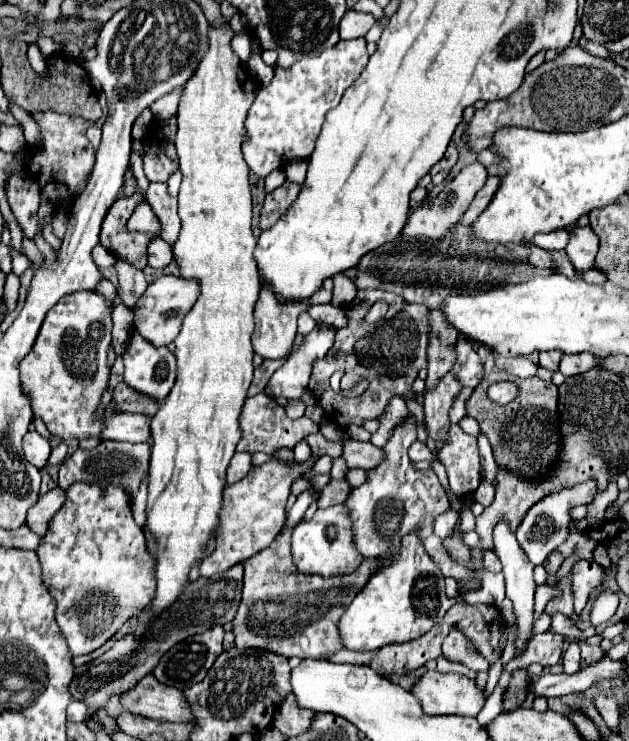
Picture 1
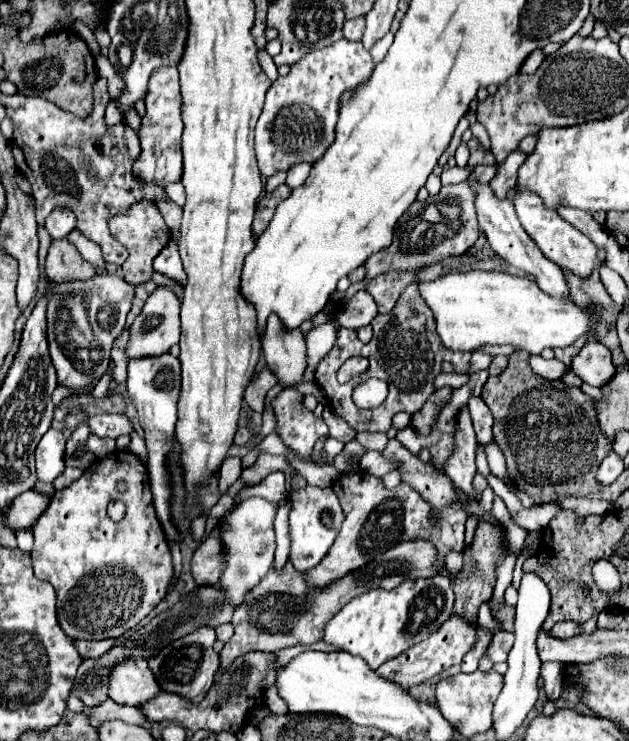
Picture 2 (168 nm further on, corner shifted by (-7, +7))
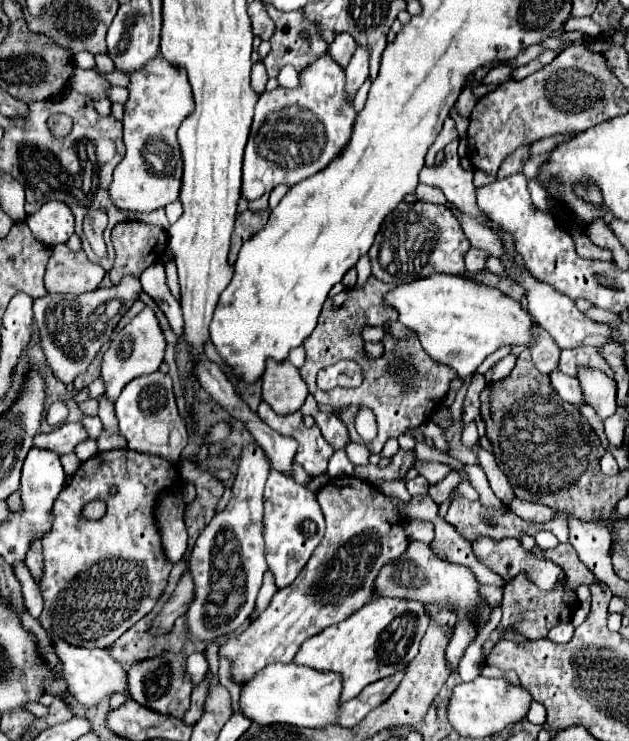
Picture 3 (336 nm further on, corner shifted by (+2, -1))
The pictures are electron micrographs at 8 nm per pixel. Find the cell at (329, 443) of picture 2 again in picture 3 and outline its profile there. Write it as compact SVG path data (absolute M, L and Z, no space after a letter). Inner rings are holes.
M338 450L328 464L328 476L340 478L340 476L354 476L354 464L348 460L344 450Z

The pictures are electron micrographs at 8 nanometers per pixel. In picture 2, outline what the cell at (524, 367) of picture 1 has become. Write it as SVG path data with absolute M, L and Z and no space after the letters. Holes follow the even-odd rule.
M531 356L529 366L531 366L531 370L533 370L535 374L543 376L545 380L559 380L561 374L567 370L559 360L555 360L555 358L547 360L547 358L543 358L543 356Z

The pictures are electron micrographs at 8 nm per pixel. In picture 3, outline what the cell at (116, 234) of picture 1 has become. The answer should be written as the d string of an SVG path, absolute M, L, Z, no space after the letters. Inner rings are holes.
M122 222L114 226L112 242L116 260L108 276L112 284L118 284L122 276L140 276L150 264L162 260L162 252L166 250L166 230L142 222Z

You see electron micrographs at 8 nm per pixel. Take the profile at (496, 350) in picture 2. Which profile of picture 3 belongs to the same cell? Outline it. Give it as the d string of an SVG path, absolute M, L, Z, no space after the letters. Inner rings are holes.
M538 324L534 326L532 336L536 338L536 344L532 344L532 346L515 346L511 352L517 356L517 348L518 350L528 348L528 350L532 352L534 366L536 366L540 372L544 372L544 374L552 374L554 370L558 370L558 356L560 356L558 344L556 344L554 338L552 338L544 328L540 328Z

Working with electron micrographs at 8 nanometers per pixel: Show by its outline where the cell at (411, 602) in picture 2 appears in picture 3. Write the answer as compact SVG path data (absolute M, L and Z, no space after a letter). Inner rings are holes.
M376 598L360 608L354 616L306 640L292 662L310 666L318 672L342 674L340 702L344 704L350 698L356 698L368 684L390 678L404 670L418 654L418 646L426 628L428 616L422 602L404 598Z

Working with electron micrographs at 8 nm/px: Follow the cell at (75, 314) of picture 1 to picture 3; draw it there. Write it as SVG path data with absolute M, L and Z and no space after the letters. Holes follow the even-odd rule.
M124 276L120 284L112 288L98 288L84 294L46 294L44 298L34 300L34 320L40 330L42 350L54 376L62 382L72 382L82 374L88 364L98 354L100 346L108 342L112 330L120 318L130 310L142 292L138 276Z

